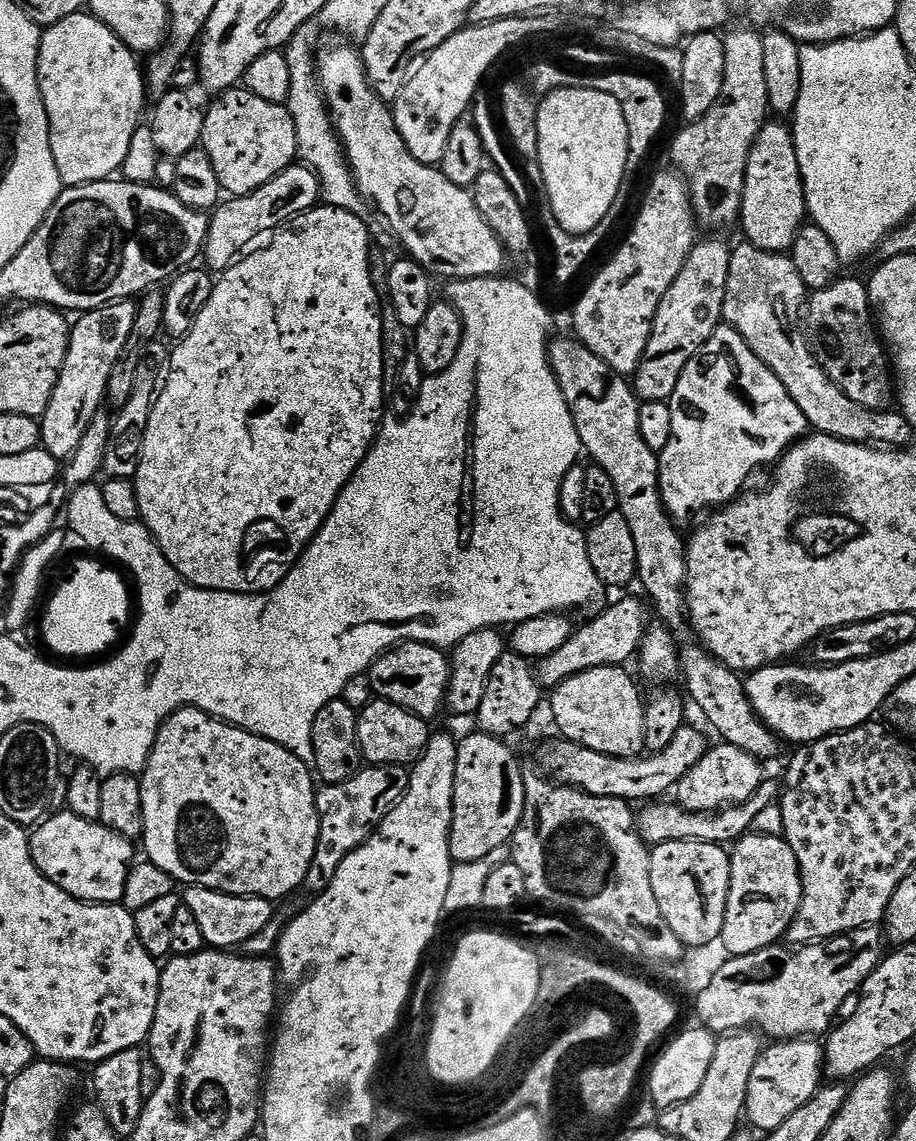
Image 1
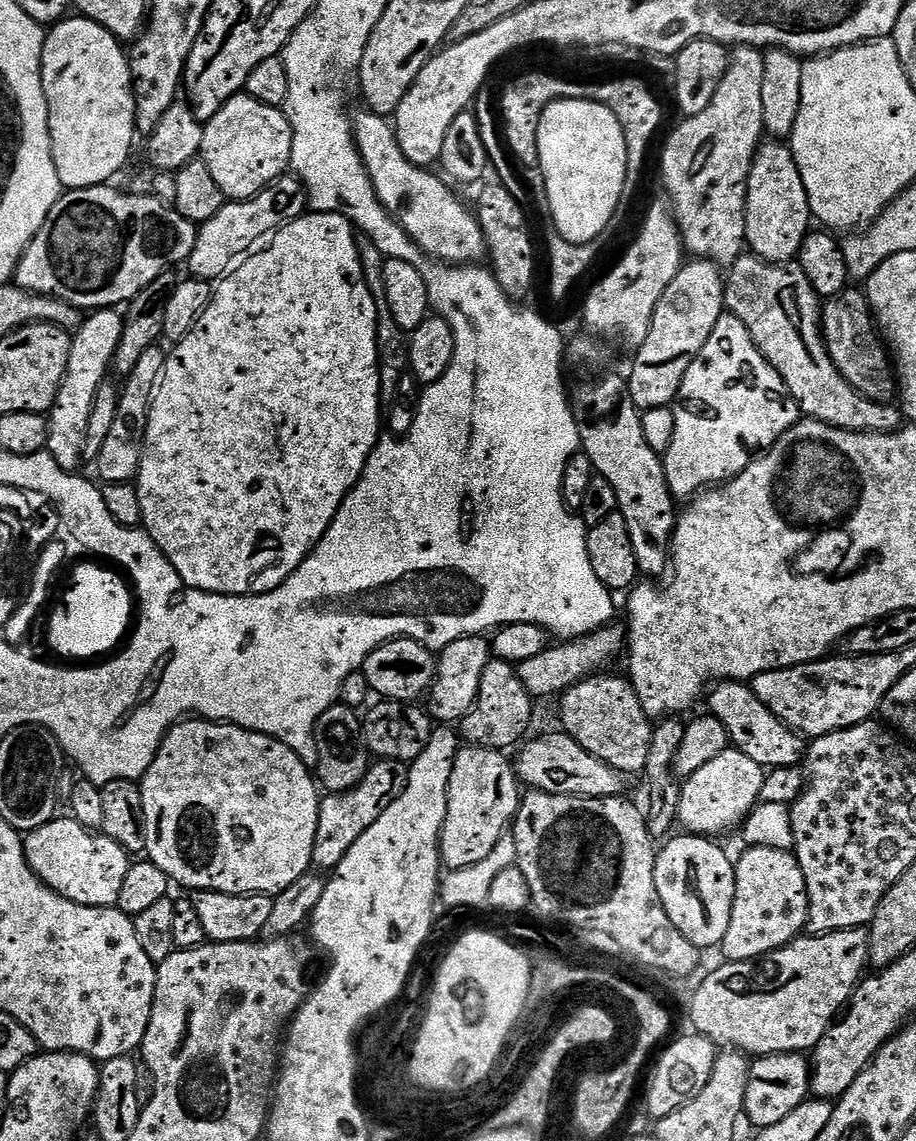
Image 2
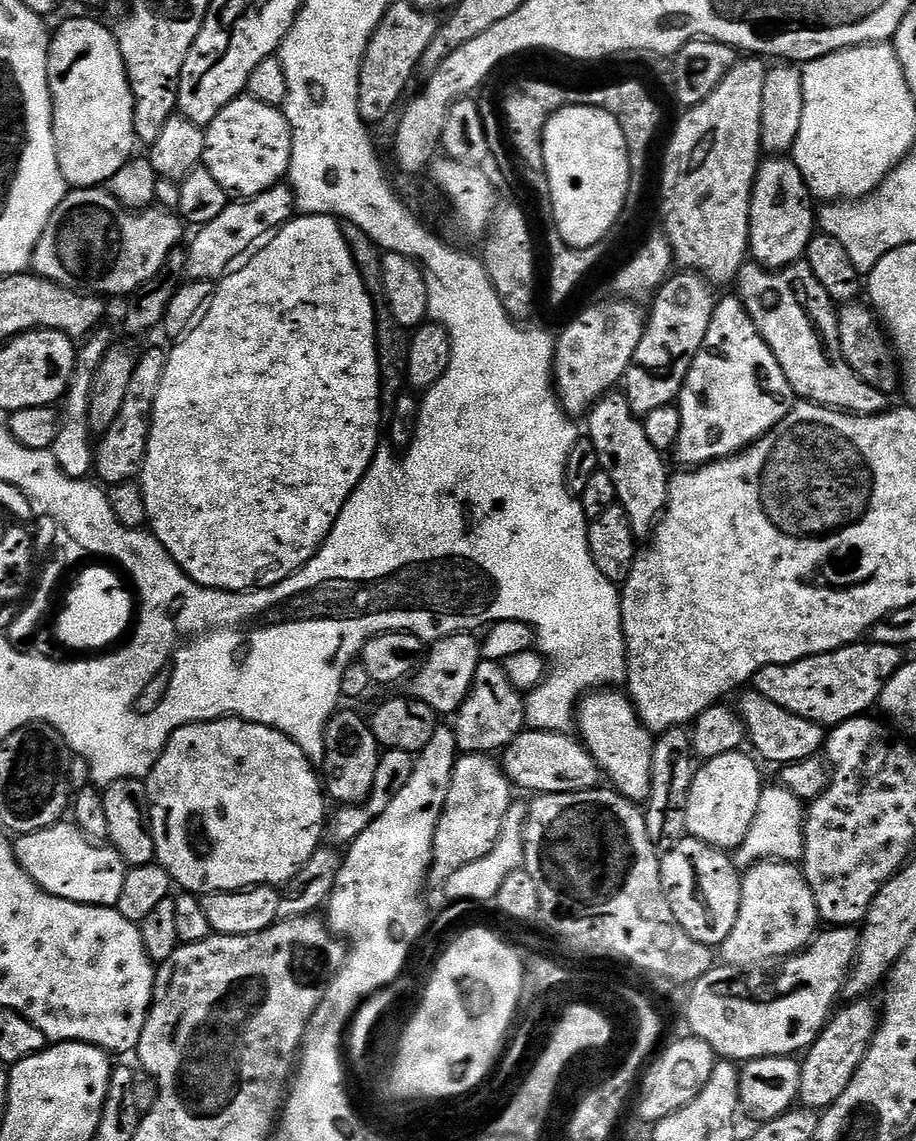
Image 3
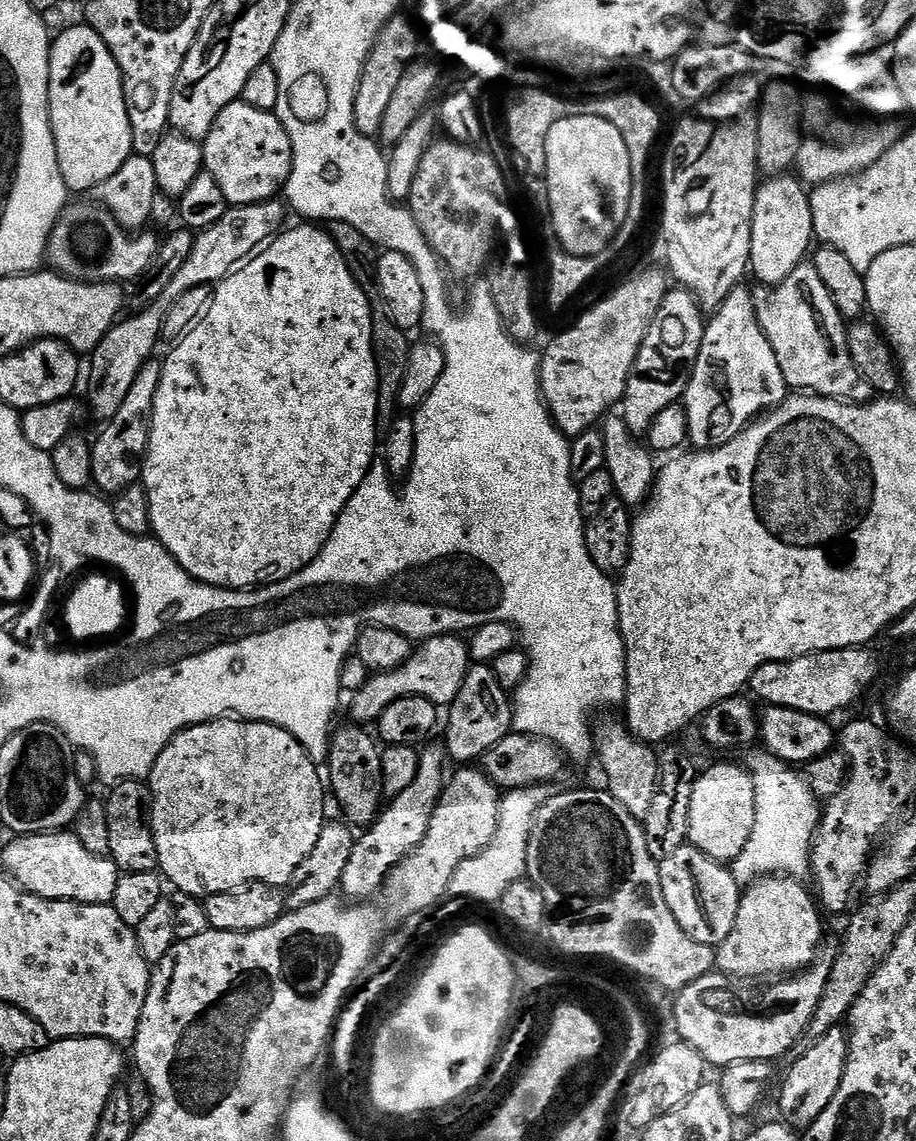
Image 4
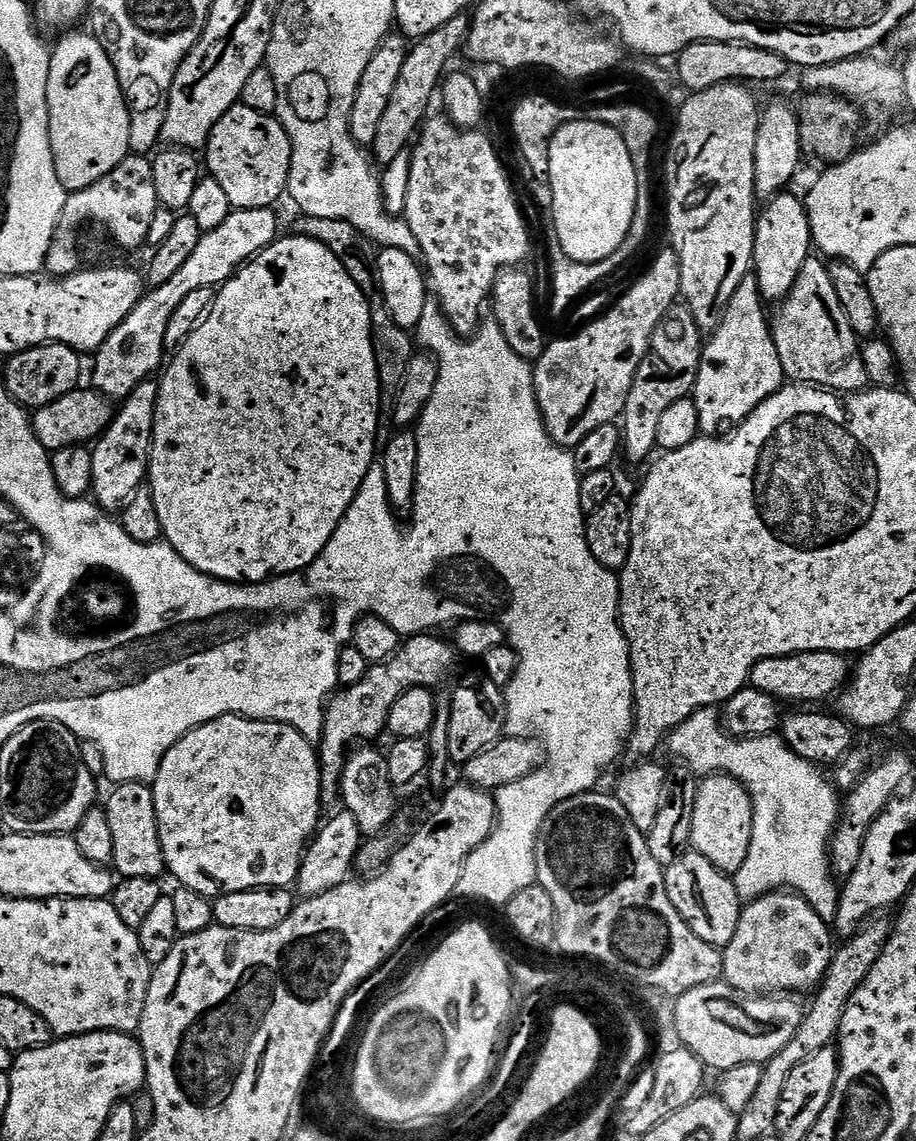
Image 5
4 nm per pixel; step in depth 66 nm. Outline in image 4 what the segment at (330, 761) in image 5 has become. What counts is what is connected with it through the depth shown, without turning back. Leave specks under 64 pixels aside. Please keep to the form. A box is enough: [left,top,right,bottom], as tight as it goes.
[351,634,470,722]

